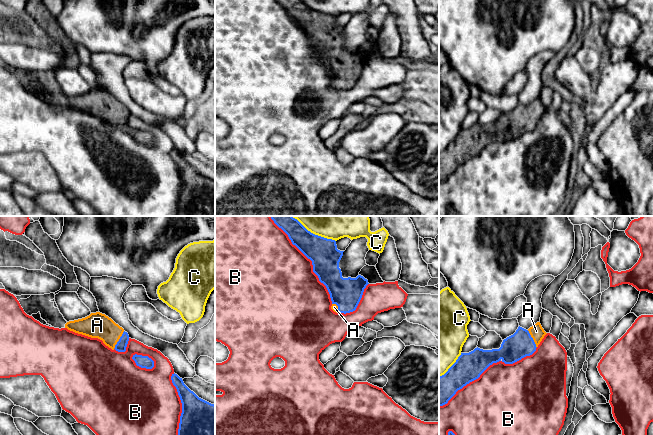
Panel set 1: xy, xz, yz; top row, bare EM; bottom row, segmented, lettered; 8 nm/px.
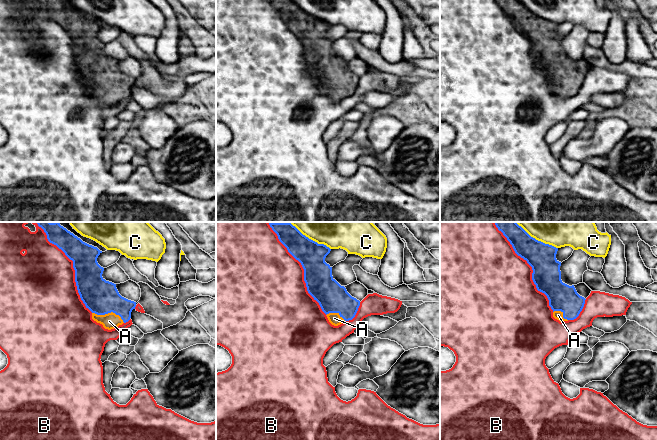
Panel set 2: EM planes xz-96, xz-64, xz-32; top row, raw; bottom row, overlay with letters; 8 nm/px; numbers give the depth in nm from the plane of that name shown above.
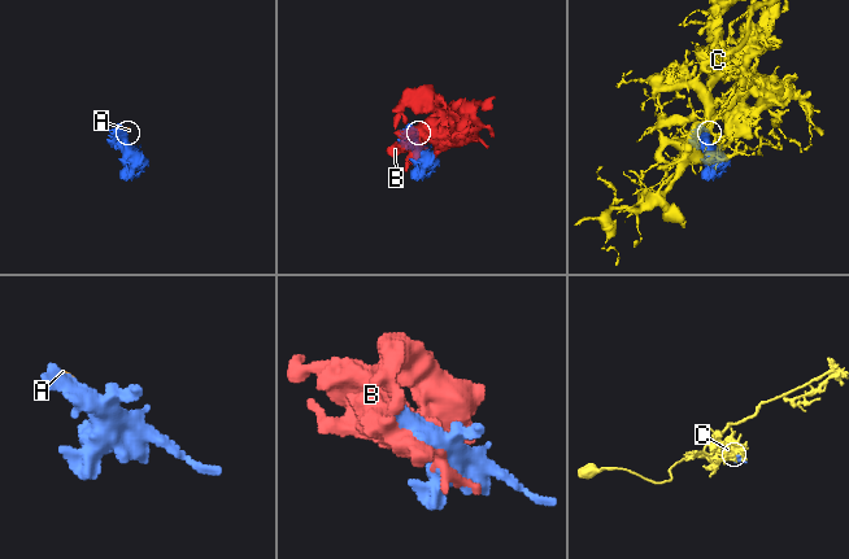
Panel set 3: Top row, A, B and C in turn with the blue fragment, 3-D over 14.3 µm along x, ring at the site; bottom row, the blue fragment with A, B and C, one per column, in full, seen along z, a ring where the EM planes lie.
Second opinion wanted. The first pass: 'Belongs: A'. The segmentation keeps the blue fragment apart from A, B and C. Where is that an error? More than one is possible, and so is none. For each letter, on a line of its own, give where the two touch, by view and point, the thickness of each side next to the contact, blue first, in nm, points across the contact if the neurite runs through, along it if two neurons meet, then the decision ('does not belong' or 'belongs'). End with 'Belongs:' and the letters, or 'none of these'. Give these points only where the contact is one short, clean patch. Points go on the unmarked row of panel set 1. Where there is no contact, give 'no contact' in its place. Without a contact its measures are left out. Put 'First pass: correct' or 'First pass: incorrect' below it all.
A: contact xy (119, 116); calibres 90 and 200 nm; way xy (121, 121), (119, 116), (107, 106), (97, 101); belongs
B: contact yz (488, 142); calibres 220 and 480 nm; does not belong
C: contact xz (317, 11); calibres 240 and 130 nm; does not belong
Belongs: A
First pass: correct

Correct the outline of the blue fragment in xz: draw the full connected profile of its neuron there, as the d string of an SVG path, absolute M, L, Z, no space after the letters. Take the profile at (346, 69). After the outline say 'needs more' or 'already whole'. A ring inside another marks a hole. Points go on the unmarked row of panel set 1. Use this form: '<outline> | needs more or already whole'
M276 0L289 13L292 20L295 21L308 35L312 37L313 48L318 52L319 57L323 59L332 77L331 85L336 89L350 89L356 86L364 65L369 60L368 56L358 51L356 54L343 54L339 38L344 27L337 25L336 17L315 11L308 7L302 0Z | needs more

